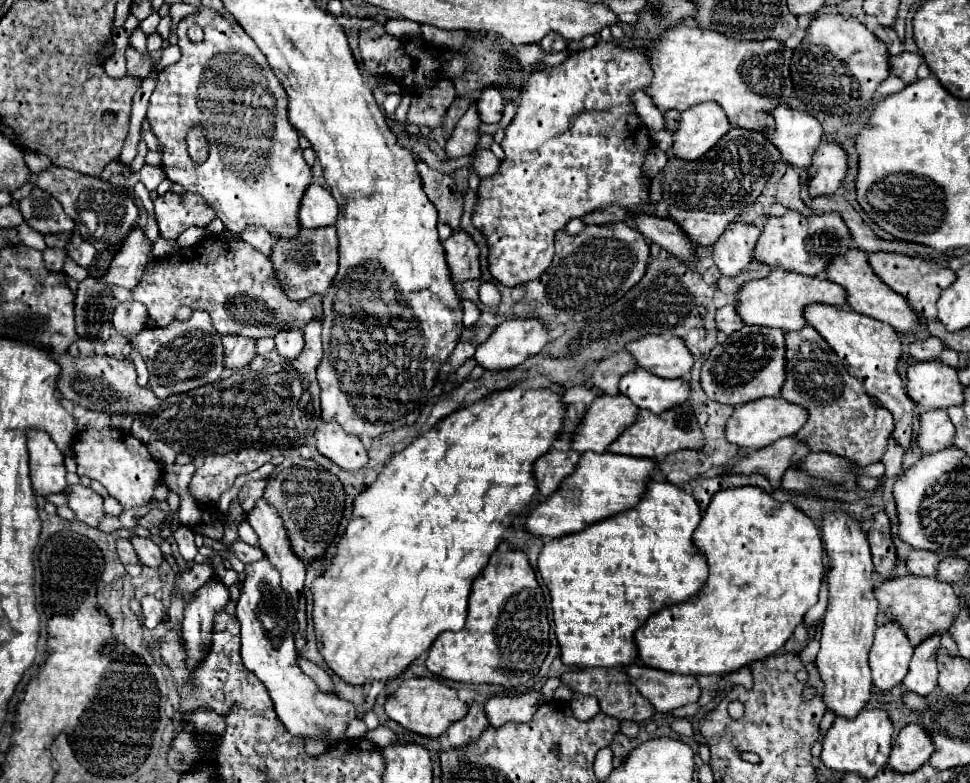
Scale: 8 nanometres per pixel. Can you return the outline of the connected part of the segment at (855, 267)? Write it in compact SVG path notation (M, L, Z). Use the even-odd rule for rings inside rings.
M852 249L850 253L846 253L844 257L836 257L828 269L826 269L826 277L838 285L842 285L848 293L848 303L854 311L872 317L876 321L884 321L888 325L892 325L898 333L914 333L918 331L922 325L926 325L924 317L918 317L916 311L912 311L910 303L896 291L892 291L884 281L880 281L880 277L872 271L870 263L868 263L868 255L860 249Z

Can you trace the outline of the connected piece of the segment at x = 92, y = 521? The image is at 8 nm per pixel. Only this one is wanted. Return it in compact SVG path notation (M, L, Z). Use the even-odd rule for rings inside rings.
M82 485L68 487L66 493L70 493L68 507L76 513L78 521L98 529L98 523L106 515L104 513L104 499L100 495L96 495L90 487L82 487Z

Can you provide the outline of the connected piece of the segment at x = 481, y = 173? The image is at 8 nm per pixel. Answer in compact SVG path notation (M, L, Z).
M480 149L476 153L472 169L478 175L478 179L488 179L488 177L492 177L492 173L498 171L498 165L500 165L500 161L494 157L494 153L490 149Z

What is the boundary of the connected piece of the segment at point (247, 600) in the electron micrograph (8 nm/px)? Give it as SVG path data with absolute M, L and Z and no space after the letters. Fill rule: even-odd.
M268 559L246 565L246 579L236 605L242 629L242 661L260 681L264 681L276 715L292 735L304 739L344 739L344 731L356 719L356 707L334 695L322 693L316 683L298 667L298 651L294 647L294 617L288 613L288 597L280 589L280 575Z

